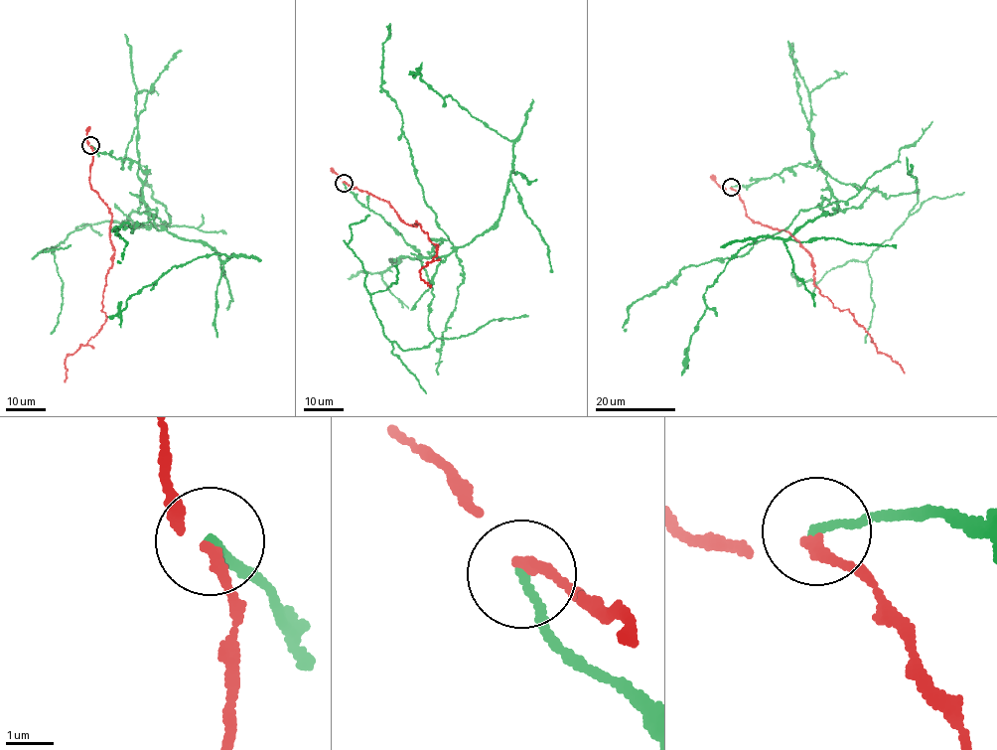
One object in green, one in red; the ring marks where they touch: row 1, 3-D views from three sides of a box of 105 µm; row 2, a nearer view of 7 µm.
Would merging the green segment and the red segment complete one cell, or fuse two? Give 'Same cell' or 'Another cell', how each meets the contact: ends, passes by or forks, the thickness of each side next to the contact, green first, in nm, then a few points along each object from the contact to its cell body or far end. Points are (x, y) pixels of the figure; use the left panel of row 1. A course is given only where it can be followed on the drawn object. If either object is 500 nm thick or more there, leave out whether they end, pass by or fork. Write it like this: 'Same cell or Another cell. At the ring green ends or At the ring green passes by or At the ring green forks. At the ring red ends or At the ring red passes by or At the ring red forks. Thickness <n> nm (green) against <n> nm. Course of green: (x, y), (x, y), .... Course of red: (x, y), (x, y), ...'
Another cell. At the ring green ends. At the ring red ends. Thickness 170 nm (green) against 240 nm. Course of green: (90, 145), (138, 162), (155, 227), (213, 247), (222, 262), (233, 253), (173, 267), (127, 300), (120, 327). Course of red: (90, 146), (89, 181), (112, 217), (109, 237), (114, 255), (102, 296), (106, 321), (66, 357), (64, 381)

